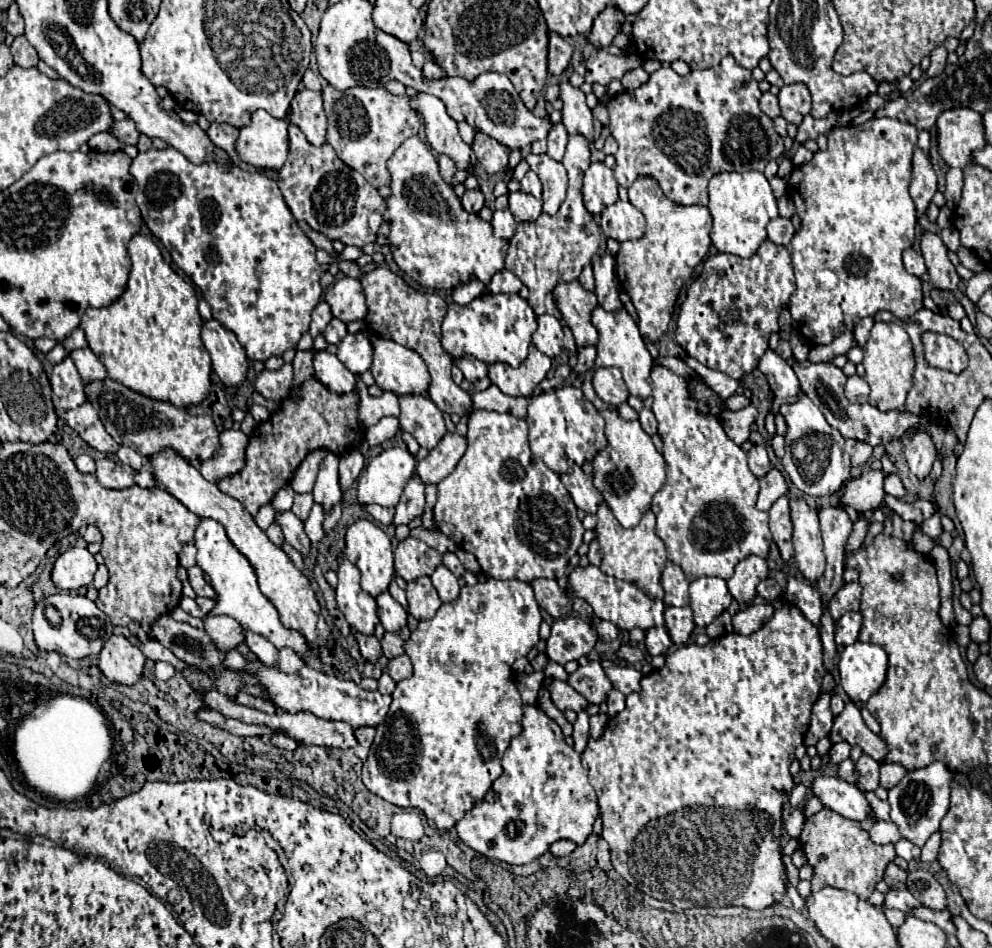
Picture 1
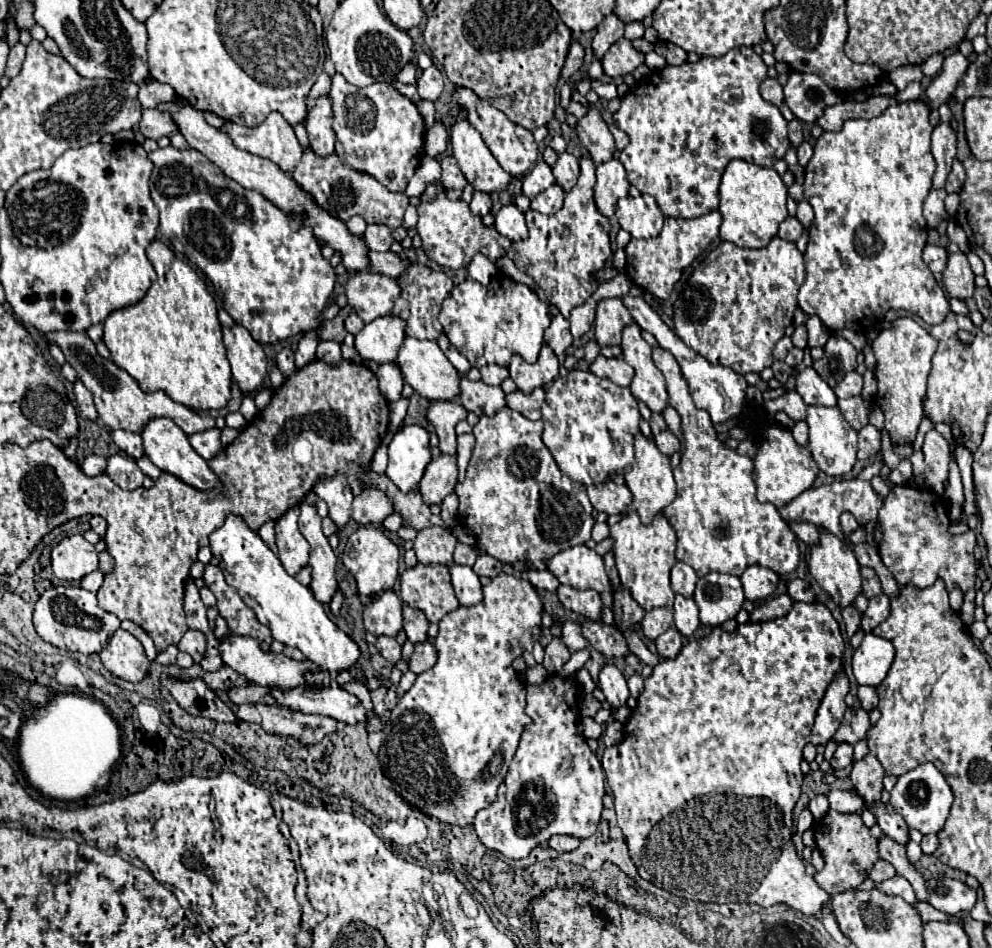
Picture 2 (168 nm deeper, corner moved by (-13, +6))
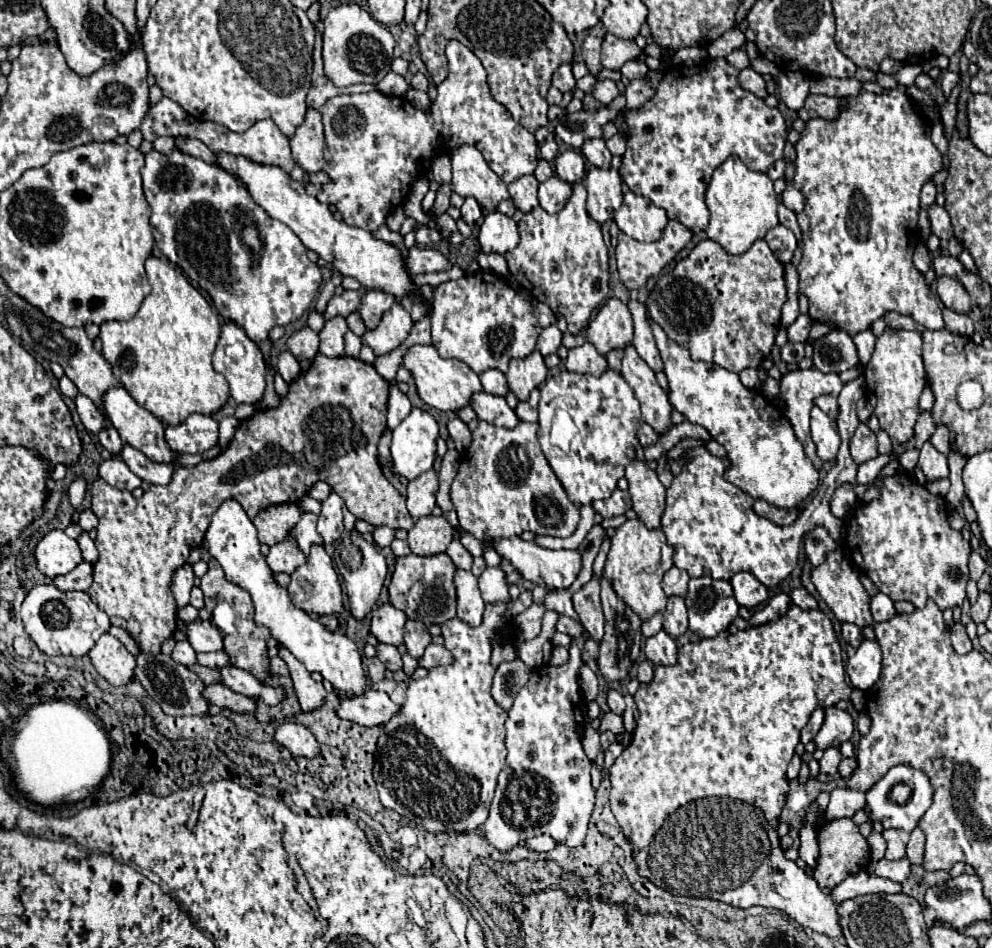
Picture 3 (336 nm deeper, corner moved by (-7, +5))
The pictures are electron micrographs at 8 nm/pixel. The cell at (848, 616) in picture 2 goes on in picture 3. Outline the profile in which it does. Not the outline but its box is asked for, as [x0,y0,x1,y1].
[841,623,863,649]

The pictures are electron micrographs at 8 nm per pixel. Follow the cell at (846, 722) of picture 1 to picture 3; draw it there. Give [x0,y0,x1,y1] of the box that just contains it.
[813,707,855,751]

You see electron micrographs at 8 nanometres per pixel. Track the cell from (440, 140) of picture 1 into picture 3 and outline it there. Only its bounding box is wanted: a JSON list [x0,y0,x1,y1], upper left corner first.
[451,145,507,211]

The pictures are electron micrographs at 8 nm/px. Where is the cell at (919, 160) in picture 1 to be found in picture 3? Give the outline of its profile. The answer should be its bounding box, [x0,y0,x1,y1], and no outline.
[929,205,953,239]

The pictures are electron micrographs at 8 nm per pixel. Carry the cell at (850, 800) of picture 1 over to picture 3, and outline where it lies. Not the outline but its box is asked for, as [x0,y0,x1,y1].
[883,829,909,859]

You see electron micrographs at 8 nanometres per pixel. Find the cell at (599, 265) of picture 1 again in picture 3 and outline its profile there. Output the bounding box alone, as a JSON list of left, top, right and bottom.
[647,319,819,507]

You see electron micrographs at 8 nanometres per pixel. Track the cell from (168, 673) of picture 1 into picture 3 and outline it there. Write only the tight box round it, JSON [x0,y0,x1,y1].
[171,641,195,667]

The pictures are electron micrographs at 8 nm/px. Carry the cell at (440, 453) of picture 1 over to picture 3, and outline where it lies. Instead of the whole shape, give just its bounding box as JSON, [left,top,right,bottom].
[407,469,439,521]

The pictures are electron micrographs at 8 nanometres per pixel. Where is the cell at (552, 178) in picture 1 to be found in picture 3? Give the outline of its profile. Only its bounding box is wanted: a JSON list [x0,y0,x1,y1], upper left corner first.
[555,151,585,183]

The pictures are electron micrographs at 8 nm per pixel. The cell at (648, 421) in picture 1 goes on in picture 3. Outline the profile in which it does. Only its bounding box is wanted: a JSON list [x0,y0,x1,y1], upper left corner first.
[639,423,659,447]

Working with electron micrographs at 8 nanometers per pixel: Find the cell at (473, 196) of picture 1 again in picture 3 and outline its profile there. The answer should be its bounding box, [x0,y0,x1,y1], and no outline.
[461,197,483,225]

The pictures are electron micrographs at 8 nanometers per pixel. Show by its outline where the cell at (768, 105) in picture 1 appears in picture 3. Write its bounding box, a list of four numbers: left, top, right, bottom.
[739,67,769,99]

